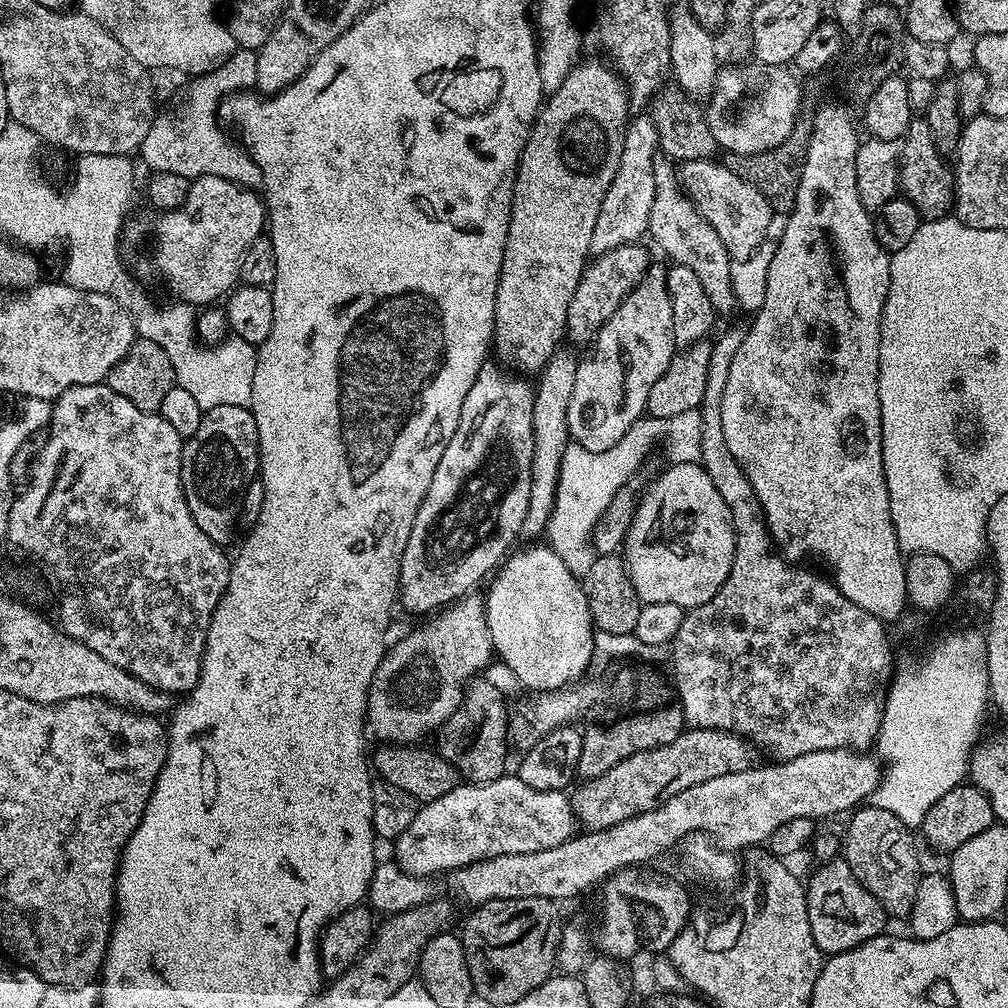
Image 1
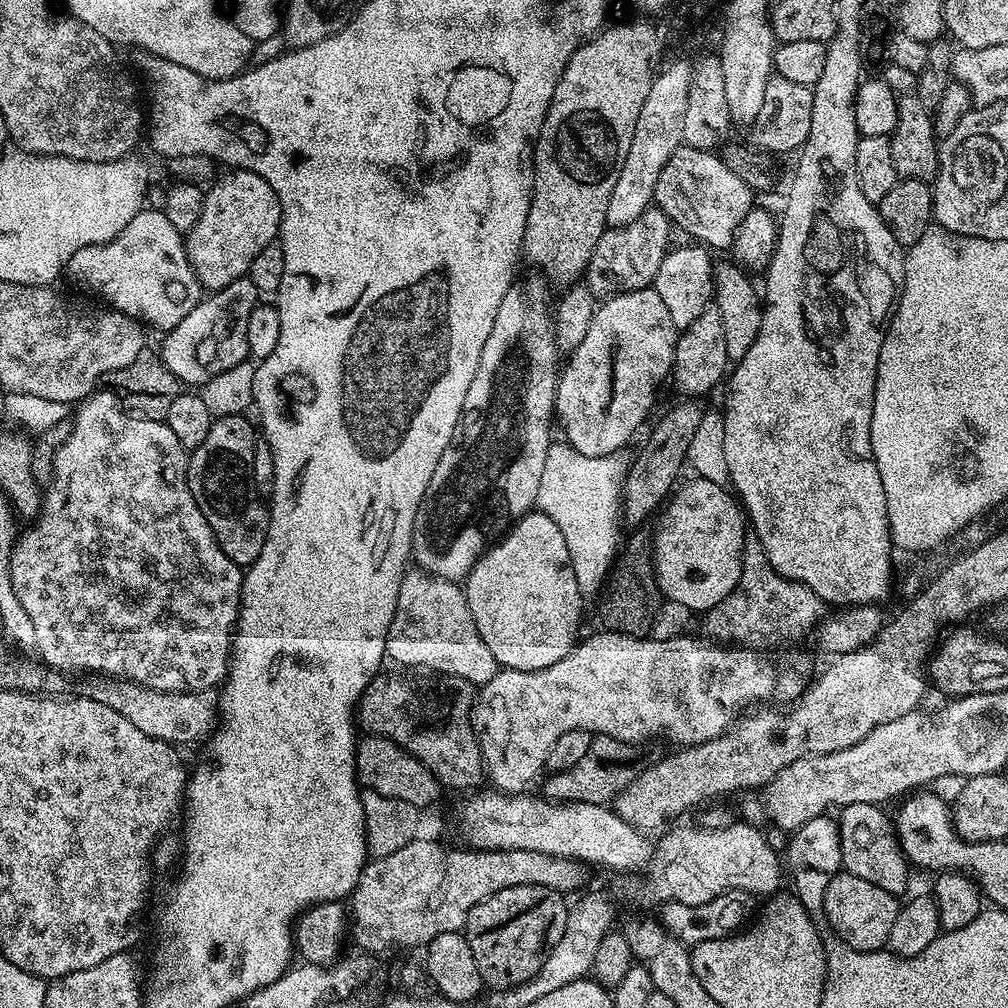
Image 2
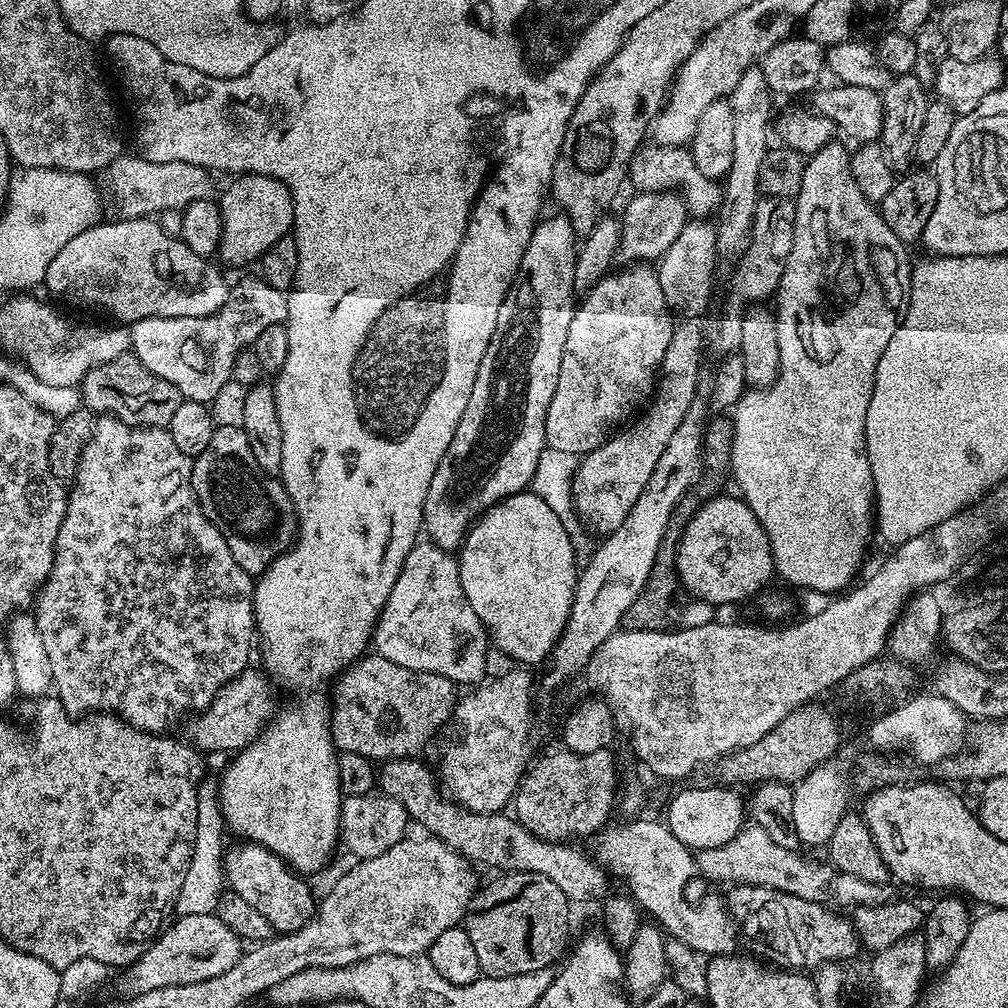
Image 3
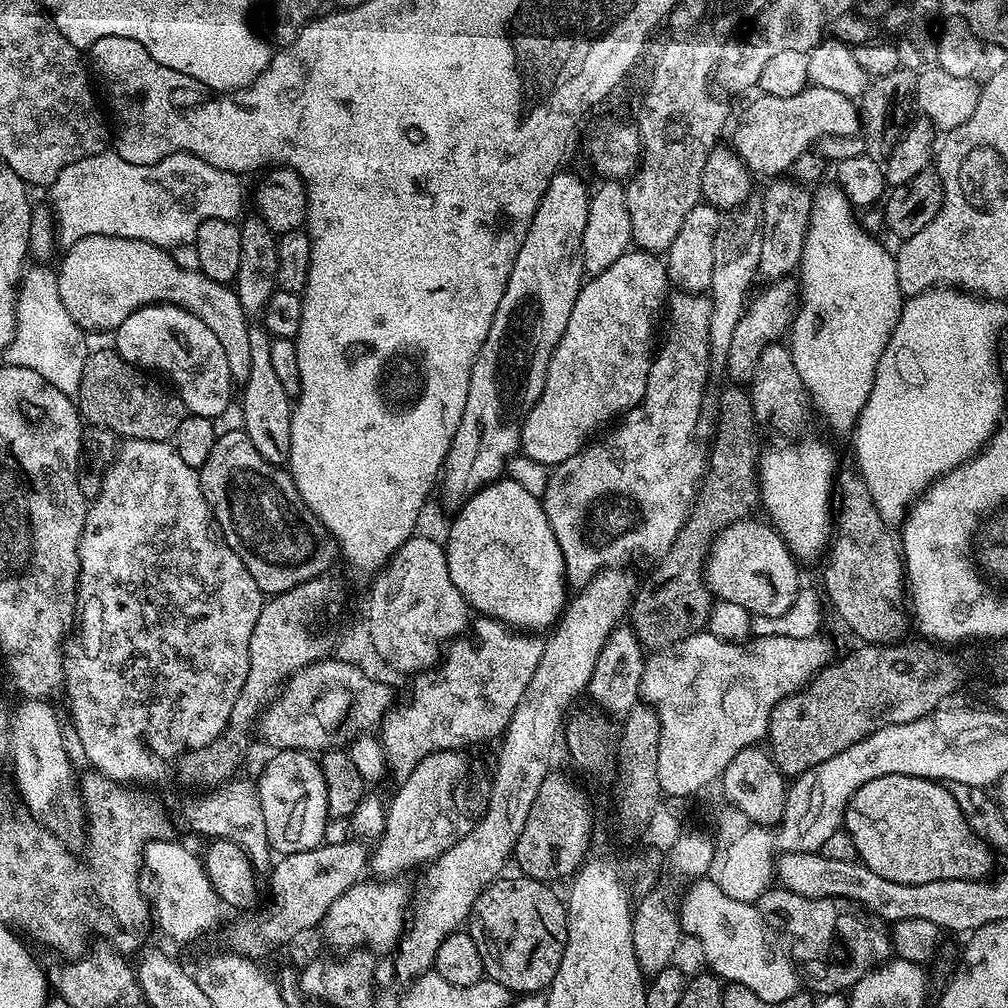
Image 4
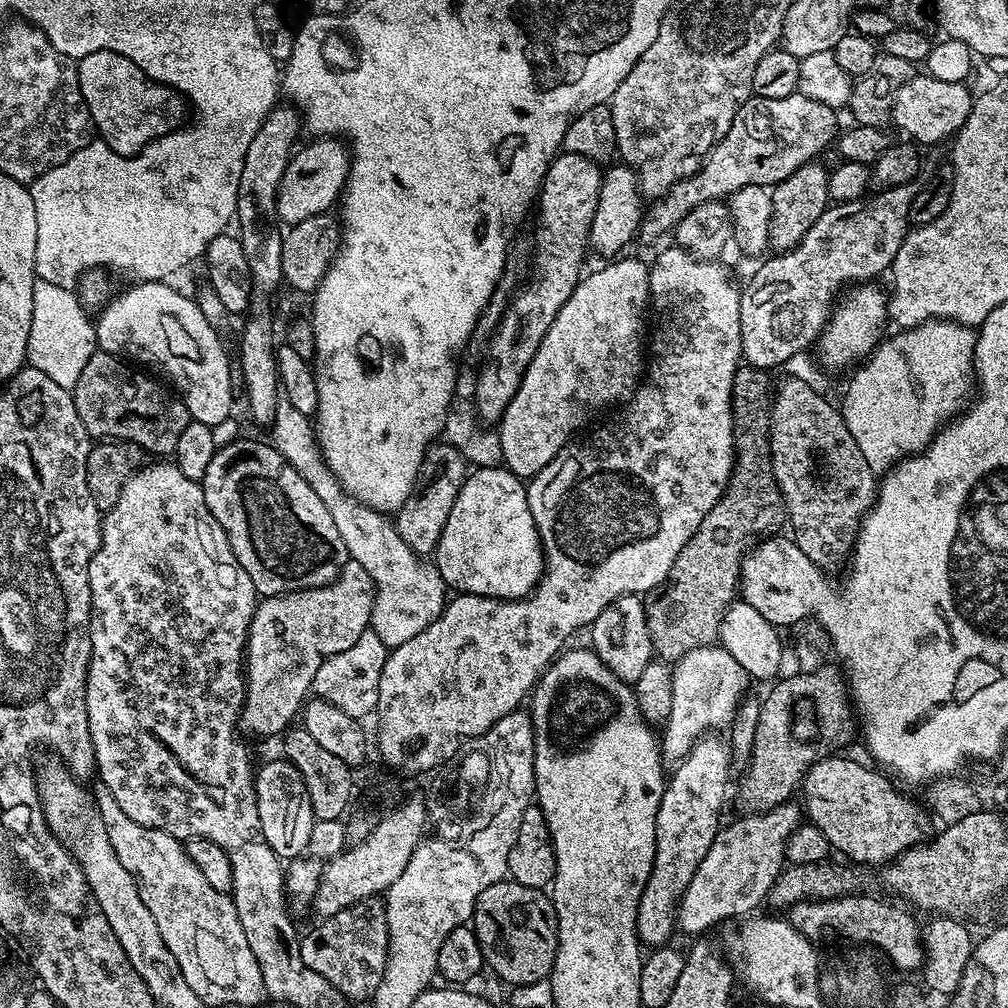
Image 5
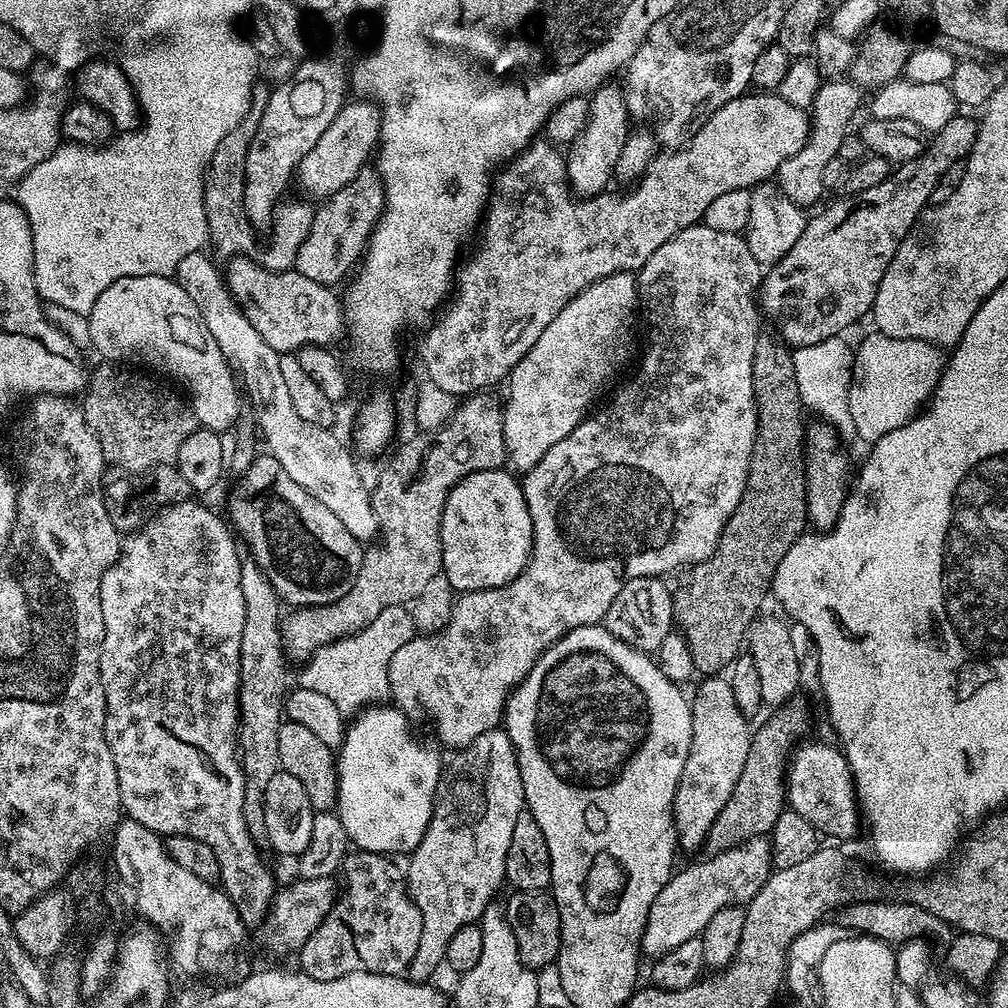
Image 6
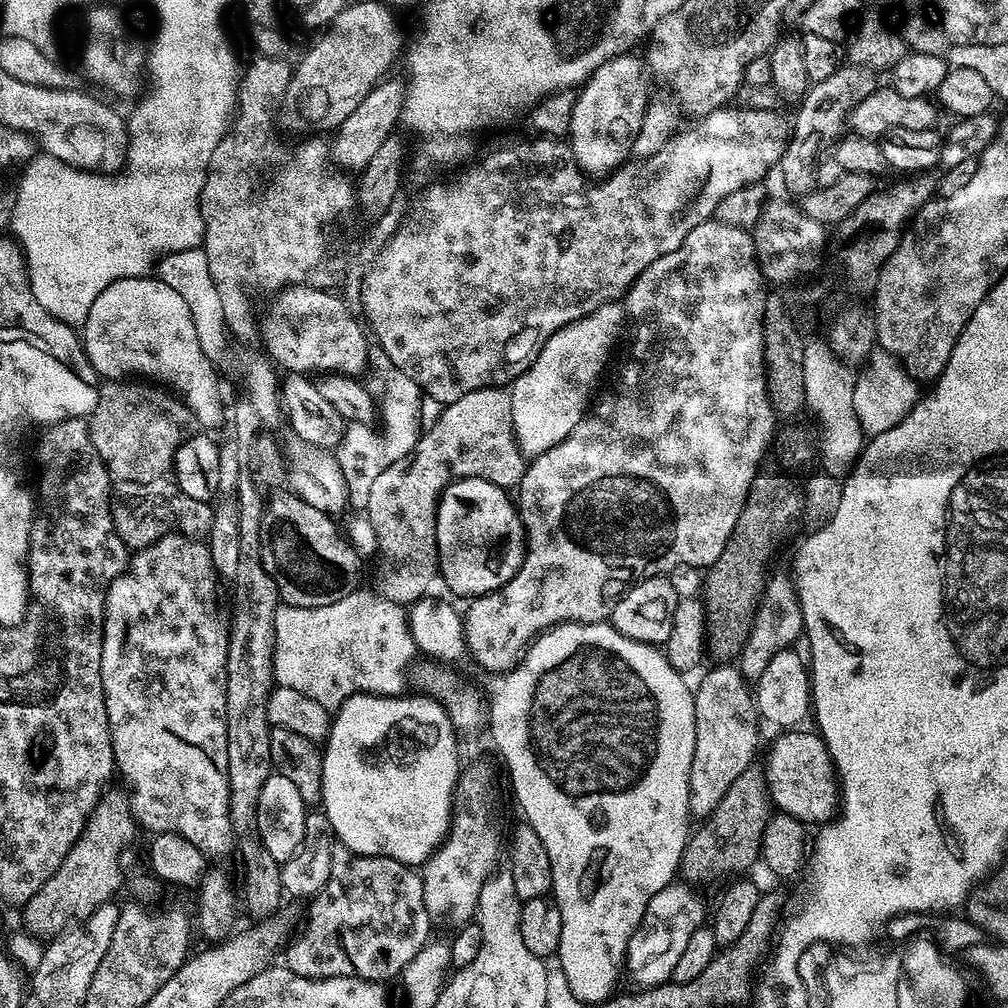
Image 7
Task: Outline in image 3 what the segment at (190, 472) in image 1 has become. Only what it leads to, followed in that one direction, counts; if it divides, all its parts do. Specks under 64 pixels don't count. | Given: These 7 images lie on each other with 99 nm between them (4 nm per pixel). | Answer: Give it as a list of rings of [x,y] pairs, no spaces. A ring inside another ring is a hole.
[[[217,427],[206,450],[202,450],[202,454],[198,454],[193,459],[192,489],[206,518],[214,522],[222,538],[226,538],[226,546],[230,546],[230,554],[234,554],[234,562],[238,562],[238,566],[242,566],[242,570],[246,570],[249,576],[259,578],[278,555],[276,535],[283,530],[284,523],[290,520],[292,499],[279,479],[266,478],[258,462],[254,462],[254,453],[250,451],[250,442],[246,438],[243,427]]]

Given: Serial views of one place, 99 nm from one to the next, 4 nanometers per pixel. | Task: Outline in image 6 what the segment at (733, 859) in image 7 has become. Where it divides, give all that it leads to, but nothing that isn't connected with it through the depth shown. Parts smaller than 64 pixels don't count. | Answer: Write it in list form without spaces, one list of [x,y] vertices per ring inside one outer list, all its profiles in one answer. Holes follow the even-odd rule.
[[[797,694],[771,713],[772,717],[752,733],[750,754],[746,754],[746,766],[734,794],[730,794],[726,806],[718,810],[714,826],[710,826],[706,848],[709,853],[730,850],[756,837],[767,837],[776,819],[786,809],[786,765],[794,749],[808,732],[808,704],[803,695]]]

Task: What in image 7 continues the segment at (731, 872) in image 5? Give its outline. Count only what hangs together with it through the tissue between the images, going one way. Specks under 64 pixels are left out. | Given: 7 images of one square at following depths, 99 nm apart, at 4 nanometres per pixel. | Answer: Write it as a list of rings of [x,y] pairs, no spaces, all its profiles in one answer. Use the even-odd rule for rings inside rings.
[[[673,882],[647,903],[643,920],[627,943],[624,963],[626,978],[628,974],[637,989],[657,988],[667,983],[672,977],[674,966],[678,964],[679,955],[686,950],[687,940],[694,934],[694,930],[703,925],[706,912],[704,916],[703,906],[698,904],[691,892],[689,885]]]

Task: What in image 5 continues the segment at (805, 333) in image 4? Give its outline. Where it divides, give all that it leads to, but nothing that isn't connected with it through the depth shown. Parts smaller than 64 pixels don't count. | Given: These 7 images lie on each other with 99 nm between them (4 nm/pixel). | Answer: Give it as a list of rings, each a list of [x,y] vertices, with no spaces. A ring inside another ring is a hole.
[[[864,282],[853,287],[856,289],[837,308],[835,305],[831,309],[828,323],[824,325],[818,337],[818,343],[820,343],[818,360],[825,369],[848,367],[851,369],[876,351],[877,344],[885,335],[884,323],[887,325],[890,317],[888,296],[880,293],[874,285],[875,283],[872,282]]]

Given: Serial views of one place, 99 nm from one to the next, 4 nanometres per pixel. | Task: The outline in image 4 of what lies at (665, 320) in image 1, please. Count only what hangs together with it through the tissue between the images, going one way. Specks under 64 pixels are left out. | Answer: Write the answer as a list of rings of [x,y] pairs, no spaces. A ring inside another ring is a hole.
[[[643,250],[625,252],[622,258],[618,258],[618,262],[591,277],[581,287],[574,302],[574,310],[570,310],[566,330],[558,346],[552,351],[542,394],[522,421],[520,447],[523,455],[545,466],[566,462],[566,458],[578,454],[601,429],[611,425],[639,404],[646,394],[654,355],[652,327],[656,324],[656,315],[659,312],[661,315],[665,307],[669,288],[670,277],[666,271],[665,261],[659,255]]]

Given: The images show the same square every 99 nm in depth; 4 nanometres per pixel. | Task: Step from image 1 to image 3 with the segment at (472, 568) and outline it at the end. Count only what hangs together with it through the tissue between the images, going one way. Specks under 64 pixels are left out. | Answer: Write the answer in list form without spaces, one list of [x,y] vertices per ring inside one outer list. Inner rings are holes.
[[[567,215],[552,216],[541,219],[536,225],[534,234],[526,246],[526,254],[522,254],[522,266],[516,283],[508,292],[508,297],[502,302],[498,310],[498,326],[492,335],[490,346],[486,346],[486,354],[482,358],[482,366],[478,366],[478,378],[474,378],[474,390],[470,390],[470,402],[466,402],[466,410],[462,410],[462,418],[458,422],[458,430],[454,430],[454,438],[442,454],[442,462],[438,462],[438,470],[434,470],[434,478],[430,478],[430,490],[426,494],[424,503],[424,522],[422,532],[431,543],[445,550],[456,550],[463,545],[468,529],[479,521],[484,513],[491,510],[496,504],[501,504],[506,498],[516,496],[531,485],[534,470],[538,470],[538,458],[542,458],[545,450],[544,427],[546,426],[546,410],[550,410],[550,398],[554,398],[554,386],[558,386],[558,370],[562,370],[562,354],[566,350],[566,334],[570,330],[570,322],[576,313],[578,296],[574,286],[574,266],[578,251],[578,233],[572,229]]]

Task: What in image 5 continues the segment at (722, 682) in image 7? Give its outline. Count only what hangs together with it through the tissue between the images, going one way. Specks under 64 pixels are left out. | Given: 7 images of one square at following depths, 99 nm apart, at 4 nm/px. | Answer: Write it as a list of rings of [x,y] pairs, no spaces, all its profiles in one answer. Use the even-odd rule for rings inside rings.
[[[709,735],[693,745],[688,755],[675,767],[676,774],[673,778],[671,775],[662,794],[662,802],[656,815],[656,857],[636,915],[636,932],[640,936],[641,945],[664,946],[671,941],[668,939],[671,938],[672,931],[676,932],[678,928],[677,909],[680,900],[722,828],[720,815],[724,812],[724,799],[728,796],[728,775],[732,772],[734,761],[729,741],[724,738],[720,741],[716,736],[719,735]]]

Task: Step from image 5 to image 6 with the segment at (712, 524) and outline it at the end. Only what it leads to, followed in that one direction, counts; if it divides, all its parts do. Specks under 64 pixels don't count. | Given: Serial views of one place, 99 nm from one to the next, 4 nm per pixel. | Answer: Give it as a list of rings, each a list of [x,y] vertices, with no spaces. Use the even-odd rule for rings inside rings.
[[[757,335],[754,346],[752,381],[758,430],[744,493],[712,557],[695,565],[689,571],[688,584],[677,587],[672,597],[675,627],[690,646],[697,673],[704,676],[731,669],[745,647],[748,629],[761,615],[764,599],[769,599],[778,562],[794,541],[805,535],[810,524],[806,452],[802,447],[806,431],[800,421],[802,403],[795,381],[793,349],[772,336]]]

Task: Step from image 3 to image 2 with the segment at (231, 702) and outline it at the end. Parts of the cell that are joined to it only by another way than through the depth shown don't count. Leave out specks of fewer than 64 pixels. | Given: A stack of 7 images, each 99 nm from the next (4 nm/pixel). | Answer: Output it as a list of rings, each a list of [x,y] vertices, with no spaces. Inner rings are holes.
[[[92,678],[86,688],[86,694],[110,710],[118,710],[126,722],[134,722],[142,734],[150,734],[156,740],[165,740],[167,744],[181,746],[203,741],[213,731],[218,720],[218,696],[215,691],[206,692],[159,692],[136,684],[133,680],[119,678]]]

